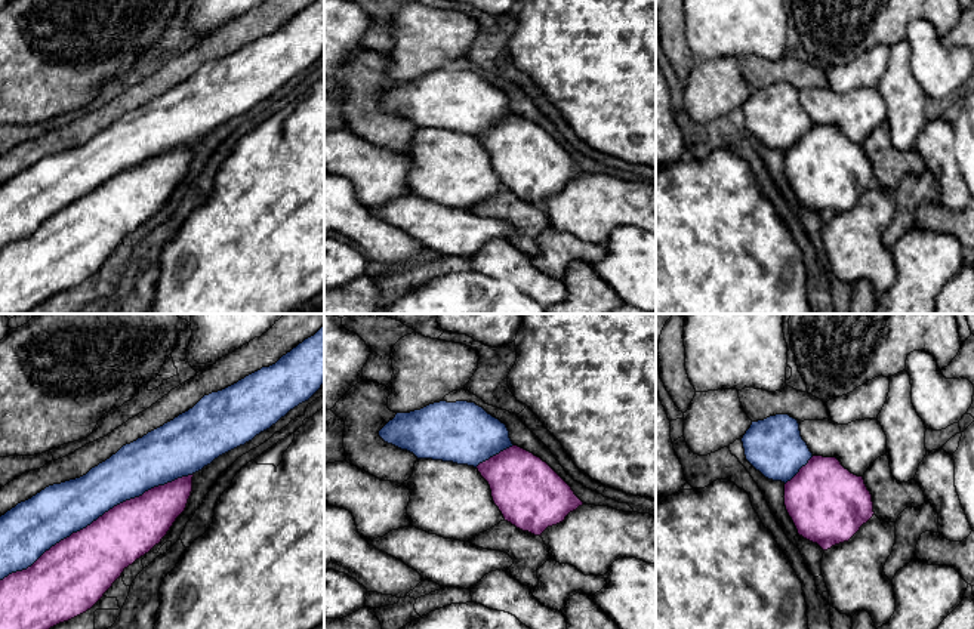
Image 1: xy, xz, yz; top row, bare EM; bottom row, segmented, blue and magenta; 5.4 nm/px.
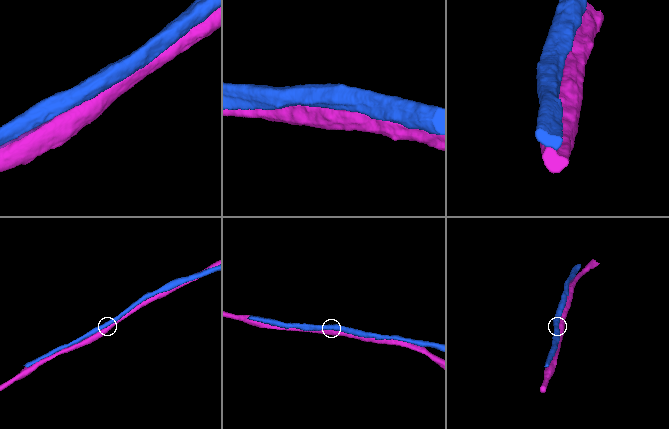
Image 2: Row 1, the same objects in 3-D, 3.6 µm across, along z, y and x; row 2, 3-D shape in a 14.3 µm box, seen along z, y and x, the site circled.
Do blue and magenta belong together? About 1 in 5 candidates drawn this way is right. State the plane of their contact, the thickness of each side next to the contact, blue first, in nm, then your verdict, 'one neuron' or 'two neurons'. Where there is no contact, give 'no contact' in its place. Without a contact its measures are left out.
contact in xy; calibres 280 and 360 nm; two neurons

